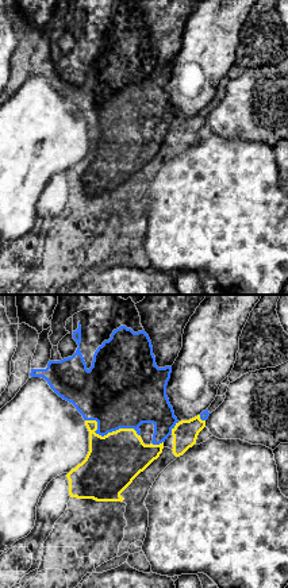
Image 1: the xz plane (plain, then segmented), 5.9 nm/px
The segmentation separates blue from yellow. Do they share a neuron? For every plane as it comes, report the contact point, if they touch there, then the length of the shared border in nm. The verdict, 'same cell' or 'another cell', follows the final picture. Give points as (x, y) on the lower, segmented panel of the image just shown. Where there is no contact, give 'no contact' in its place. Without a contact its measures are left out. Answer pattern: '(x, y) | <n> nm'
(107, 433) | 340 nm

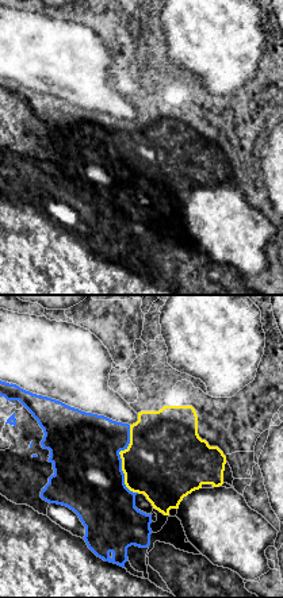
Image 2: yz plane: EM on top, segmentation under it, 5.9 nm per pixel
(121, 462) | 420 nm

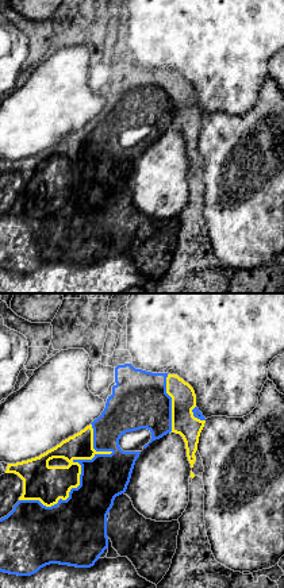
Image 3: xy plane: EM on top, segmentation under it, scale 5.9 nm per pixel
(80, 480) | 650 nm

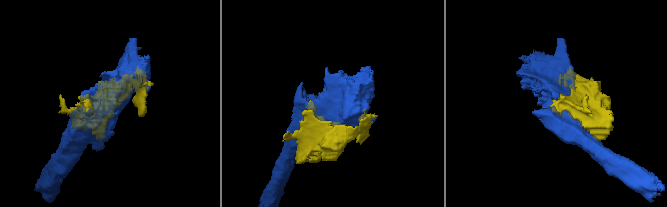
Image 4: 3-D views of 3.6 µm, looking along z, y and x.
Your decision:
same cell

